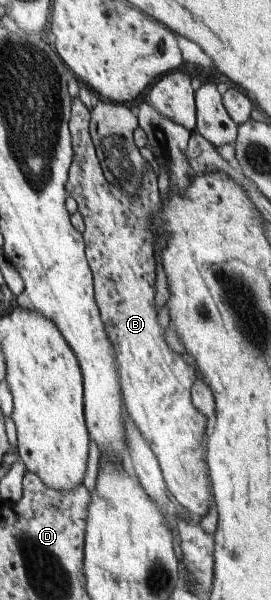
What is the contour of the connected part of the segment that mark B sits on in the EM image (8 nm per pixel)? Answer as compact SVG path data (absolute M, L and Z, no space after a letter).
M71 97L69 131L74 156L69 168L65 191L76 200L77 210L84 220L83 239L86 258L93 276L95 301L117 362L121 397L130 418L155 453L167 489L190 514L196 518L202 518L209 510L212 497L210 496L211 480L204 467L205 452L202 448L202 436L206 434L207 418L193 407L191 401L191 387L196 382L197 375L194 368L184 362L181 354L170 350L164 341L165 330L156 322L153 214L161 209L162 204L158 192L157 175L152 171L150 164L146 165L143 170L143 176L146 179L145 188L138 190L136 196L124 192L120 187L114 186L109 180L106 180L91 139L90 117L89 108L79 97Z

